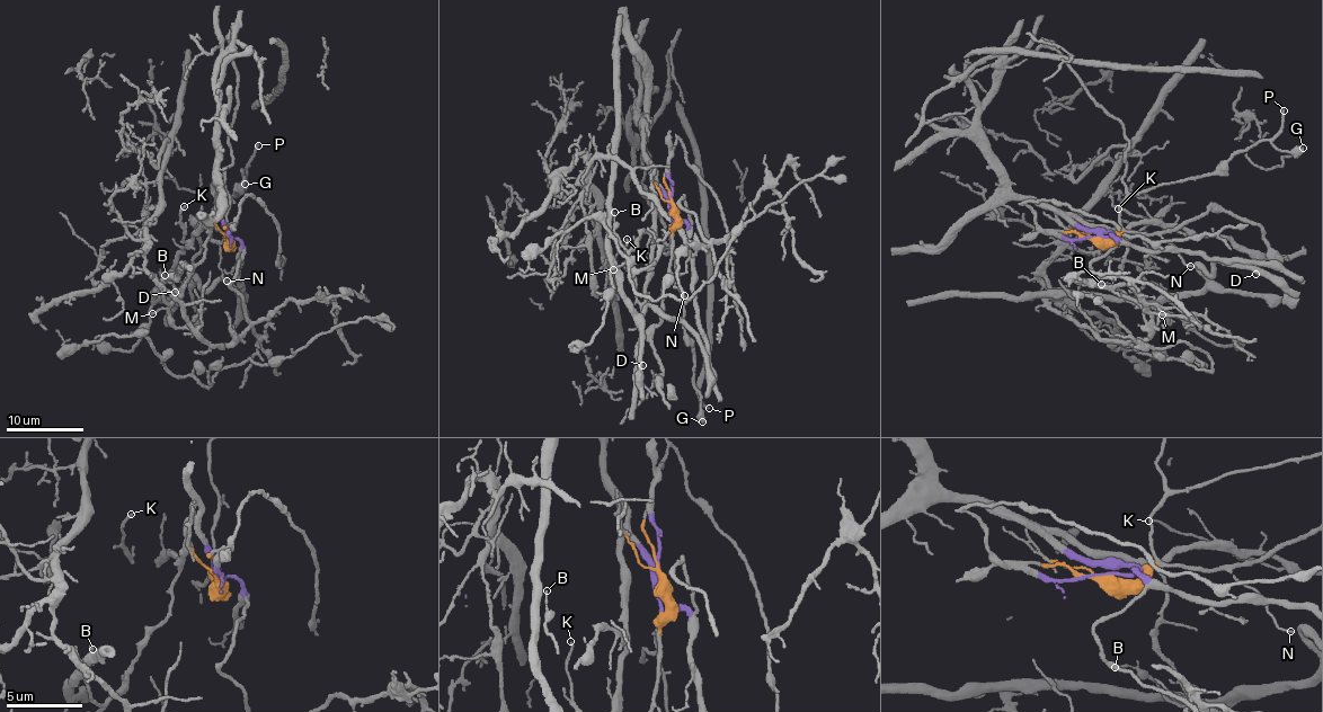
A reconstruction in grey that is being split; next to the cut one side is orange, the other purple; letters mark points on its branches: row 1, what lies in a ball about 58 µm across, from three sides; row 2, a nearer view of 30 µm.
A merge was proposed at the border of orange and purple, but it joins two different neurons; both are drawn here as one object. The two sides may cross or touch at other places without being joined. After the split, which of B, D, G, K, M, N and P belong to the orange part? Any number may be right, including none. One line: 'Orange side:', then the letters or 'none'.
Orange side: G, N, P

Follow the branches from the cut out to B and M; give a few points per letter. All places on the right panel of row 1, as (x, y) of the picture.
B: (1093, 237), (1071, 217), (1122, 234), (1122, 274), (1143, 304), (1101, 284)
M: (1093, 237), (1098, 234), (1071, 217), (1117, 229), (1122, 234), (1126, 240), (1122, 274), (1163, 314)

